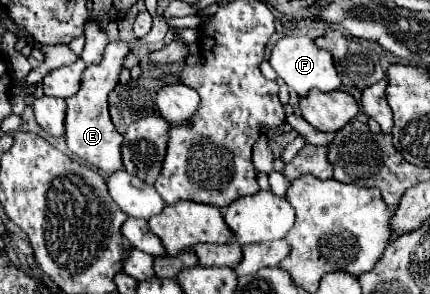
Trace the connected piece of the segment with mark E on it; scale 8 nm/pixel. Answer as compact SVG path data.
M124 41L108 43L108 47L104 49L104 55L102 55L102 61L86 67L80 91L66 99L66 105L68 105L66 145L68 145L68 149L104 173L116 173L124 167L122 155L120 155L122 135L116 131L116 127L110 121L108 93L118 83L118 75L122 71L122 59L126 55L128 55L128 43L124 43Z

